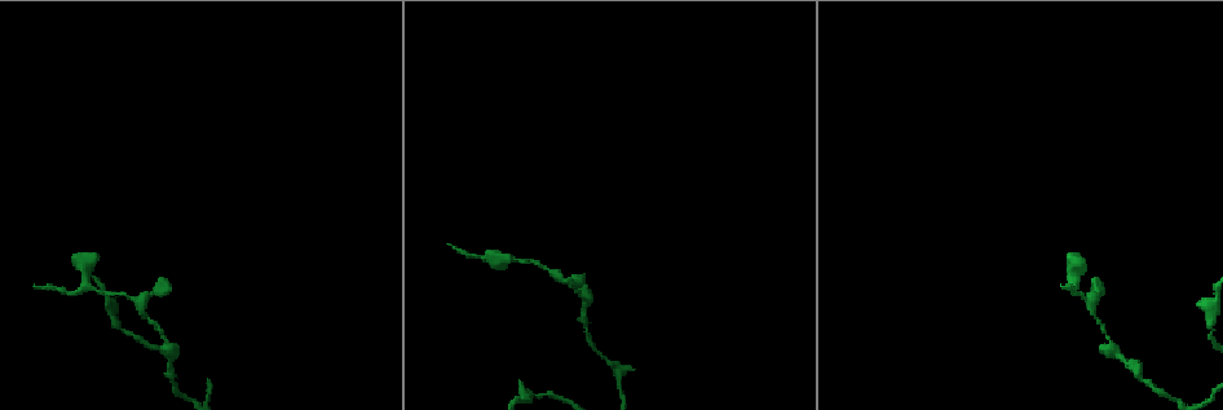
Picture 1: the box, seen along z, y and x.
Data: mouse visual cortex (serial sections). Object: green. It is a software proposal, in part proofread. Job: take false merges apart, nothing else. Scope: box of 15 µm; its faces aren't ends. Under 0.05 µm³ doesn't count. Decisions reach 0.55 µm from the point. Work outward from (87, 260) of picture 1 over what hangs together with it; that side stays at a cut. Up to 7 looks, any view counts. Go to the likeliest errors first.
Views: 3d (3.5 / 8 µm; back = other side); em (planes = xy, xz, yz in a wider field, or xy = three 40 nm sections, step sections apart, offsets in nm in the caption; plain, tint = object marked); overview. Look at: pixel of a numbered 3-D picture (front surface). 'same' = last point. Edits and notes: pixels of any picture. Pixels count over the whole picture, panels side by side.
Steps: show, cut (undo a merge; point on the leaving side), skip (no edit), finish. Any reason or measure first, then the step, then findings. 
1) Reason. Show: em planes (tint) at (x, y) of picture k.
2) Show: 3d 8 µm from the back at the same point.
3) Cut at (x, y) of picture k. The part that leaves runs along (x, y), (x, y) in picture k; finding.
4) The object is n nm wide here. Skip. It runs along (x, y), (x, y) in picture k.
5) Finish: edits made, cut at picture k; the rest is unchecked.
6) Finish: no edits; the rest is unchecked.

Abrupt turn. Show: 3d 8 µm at (88, 287) of picture 1.

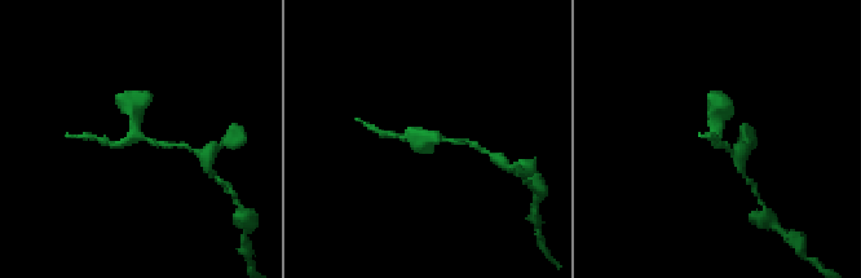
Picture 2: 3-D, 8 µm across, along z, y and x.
Zoom in. Show: 3d 3.5 µm at (137, 135) of picture 2.

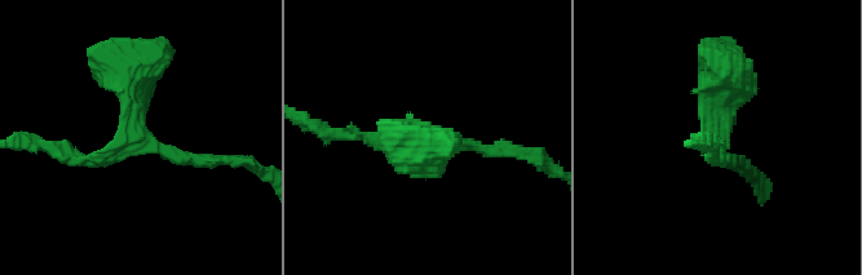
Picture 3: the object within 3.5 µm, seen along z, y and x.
Now the EM. Show: em xy step 2 (tint) at (132, 141) of picture 3.

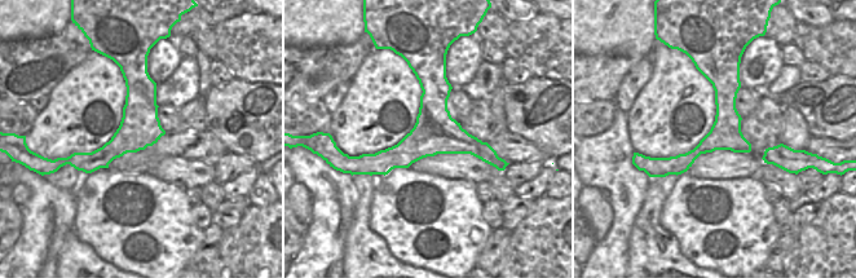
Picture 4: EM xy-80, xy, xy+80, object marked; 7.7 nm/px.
Skip. It runs along (135, 63), (131, 143), (102, 159), (51, 147) in picture 3; continuous, no second cell.

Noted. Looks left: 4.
Branch point. Show: em xy step 2 (tint) at (554, 271) of picture 1.

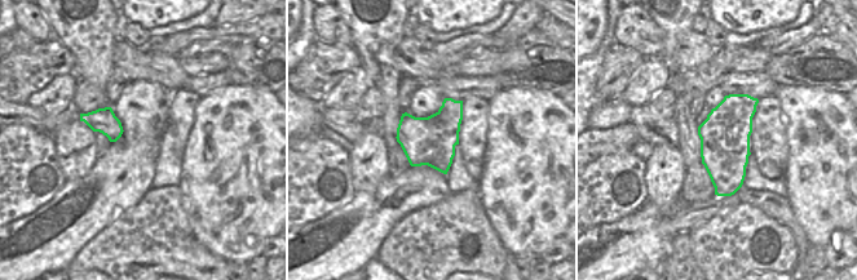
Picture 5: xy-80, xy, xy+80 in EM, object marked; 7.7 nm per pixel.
Show: 3d 3.5 µm at the same point.

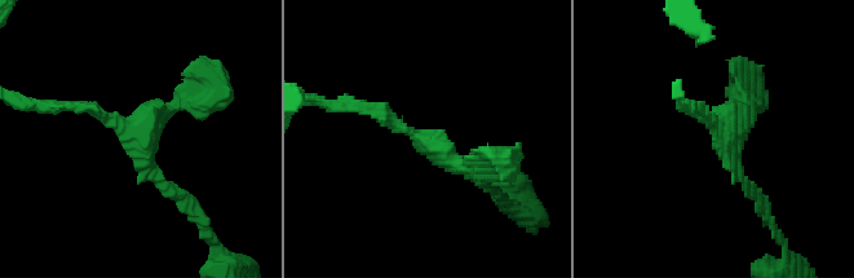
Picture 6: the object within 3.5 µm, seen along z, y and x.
3 arms meet here. Skip. It runs along (65, 105), (137, 133), (145, 160), (180, 193) in picture 6; all the same cell.

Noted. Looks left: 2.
Branch point. Show: 3d 3.5 µm at (581, 297) of picture 1.

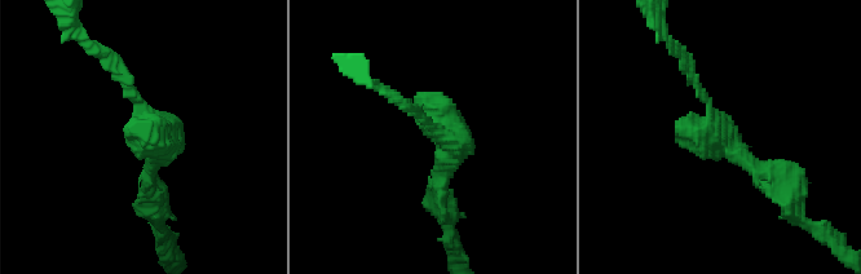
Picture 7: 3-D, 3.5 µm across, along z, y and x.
Show: em planes (tint) at (440, 129) of picture 7.

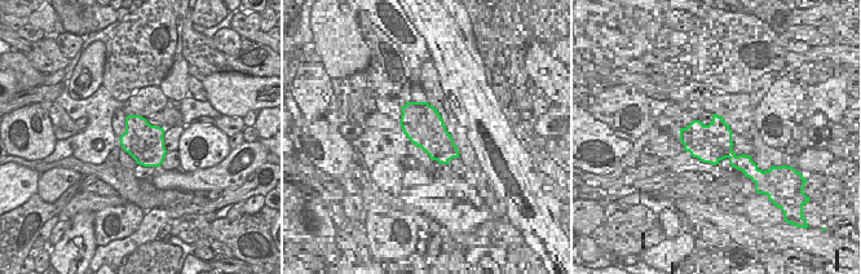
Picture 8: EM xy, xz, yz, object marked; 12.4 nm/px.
Skip. It runs along (687, 58), (716, 133), (769, 181) in picture 7; all the same cell.

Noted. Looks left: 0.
Finish: no edits; the rest is unchecked.

